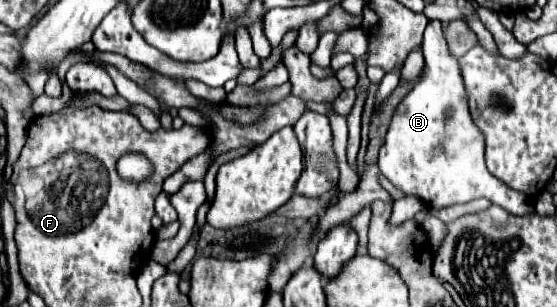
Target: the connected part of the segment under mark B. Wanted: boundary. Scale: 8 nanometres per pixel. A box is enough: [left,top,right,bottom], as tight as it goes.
[379,21,535,215]

